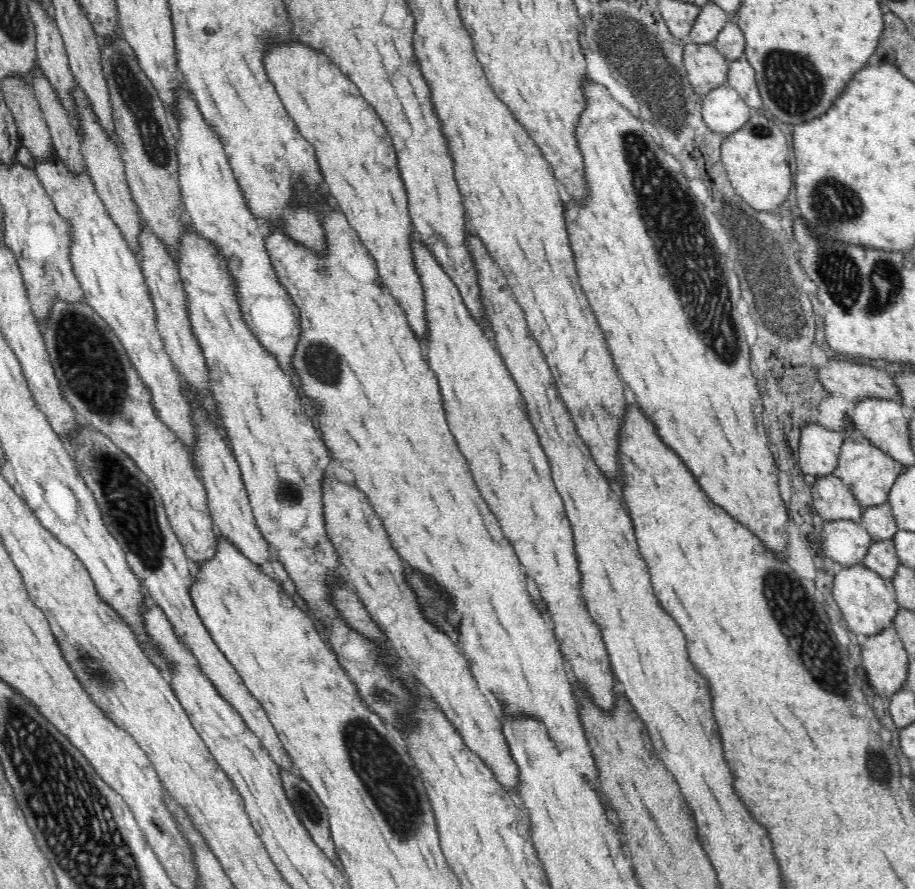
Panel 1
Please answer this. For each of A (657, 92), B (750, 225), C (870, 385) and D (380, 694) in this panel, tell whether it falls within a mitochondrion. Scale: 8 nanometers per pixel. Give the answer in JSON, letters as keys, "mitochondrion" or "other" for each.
{"A":"mitochondrion","B":"mitochondrion","C":"other","D":"mitochondrion"}

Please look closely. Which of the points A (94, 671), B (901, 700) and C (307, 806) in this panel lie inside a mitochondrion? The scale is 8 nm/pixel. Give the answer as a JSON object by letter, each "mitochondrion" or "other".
{"A":"mitochondrion","B":"other","C":"mitochondrion"}

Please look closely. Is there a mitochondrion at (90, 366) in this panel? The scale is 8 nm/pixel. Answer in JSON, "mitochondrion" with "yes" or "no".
{"mitochondrion":"yes"}

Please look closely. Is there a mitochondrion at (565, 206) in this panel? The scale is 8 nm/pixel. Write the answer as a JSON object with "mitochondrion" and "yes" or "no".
{"mitochondrion":"no"}

